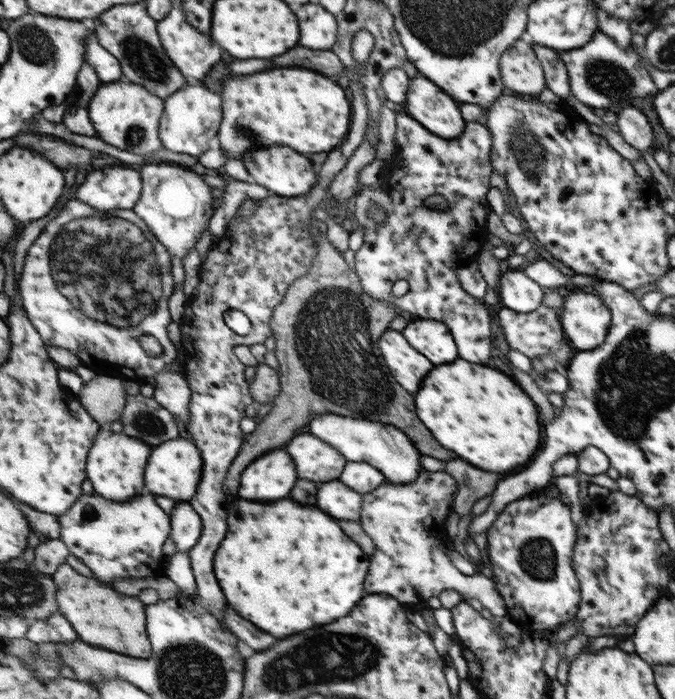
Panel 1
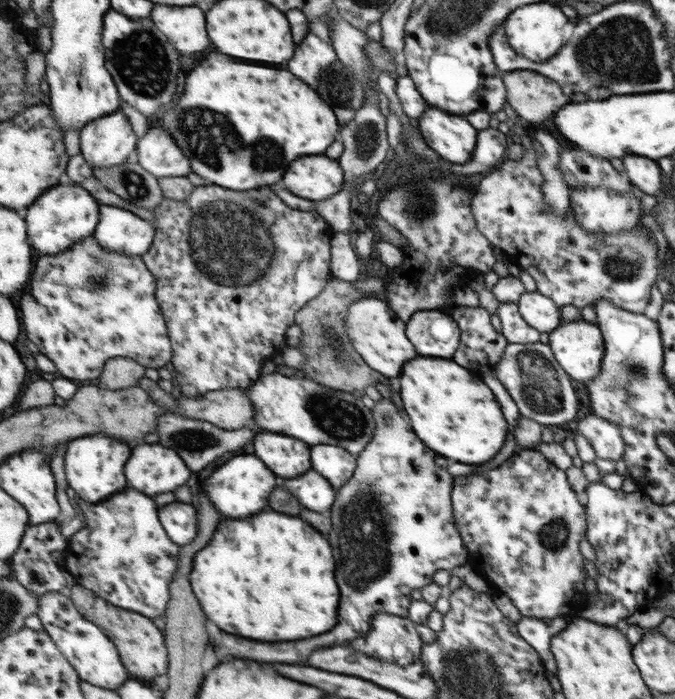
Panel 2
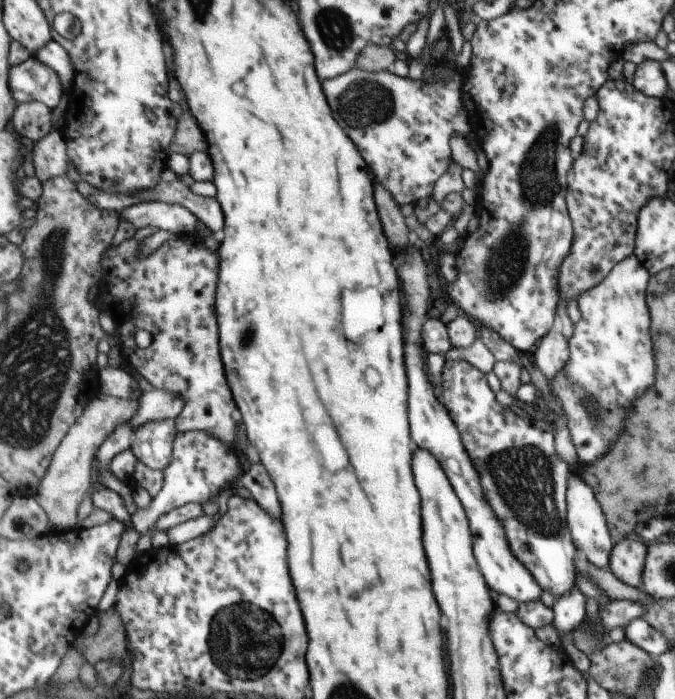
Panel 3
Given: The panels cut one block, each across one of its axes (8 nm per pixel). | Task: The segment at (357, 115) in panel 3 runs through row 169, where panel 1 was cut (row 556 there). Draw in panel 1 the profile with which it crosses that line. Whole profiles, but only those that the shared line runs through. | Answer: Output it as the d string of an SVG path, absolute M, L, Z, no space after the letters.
M421 468L417 480L409 482L409 484L399 484L399 482L389 482L385 478L383 484L379 484L373 492L361 494L363 500L363 508L361 508L361 516L359 516L359 524L363 528L363 532L373 540L373 554L369 556L369 570L367 570L367 578L363 580L363 592L365 594L383 594L383 596L391 596L401 604L421 604L431 596L437 596L441 592L449 592L455 590L461 594L463 600L475 598L479 600L495 618L503 618L507 612L507 606L503 602L503 598L499 596L499 592L495 590L495 582L491 578L481 576L479 572L473 576L465 576L461 574L449 560L449 556L439 548L437 538L447 538L443 532L443 522L449 514L449 494L455 492L455 480L449 474L443 472L427 472Z

